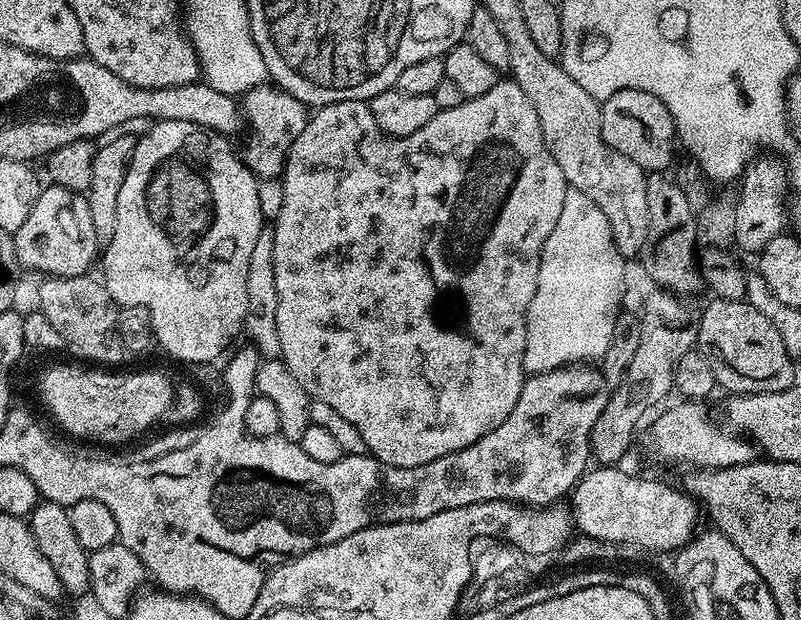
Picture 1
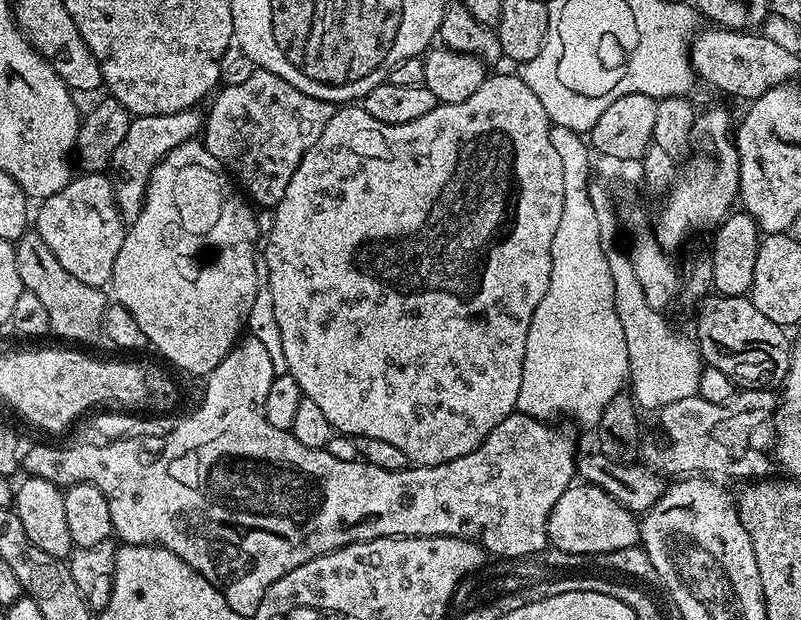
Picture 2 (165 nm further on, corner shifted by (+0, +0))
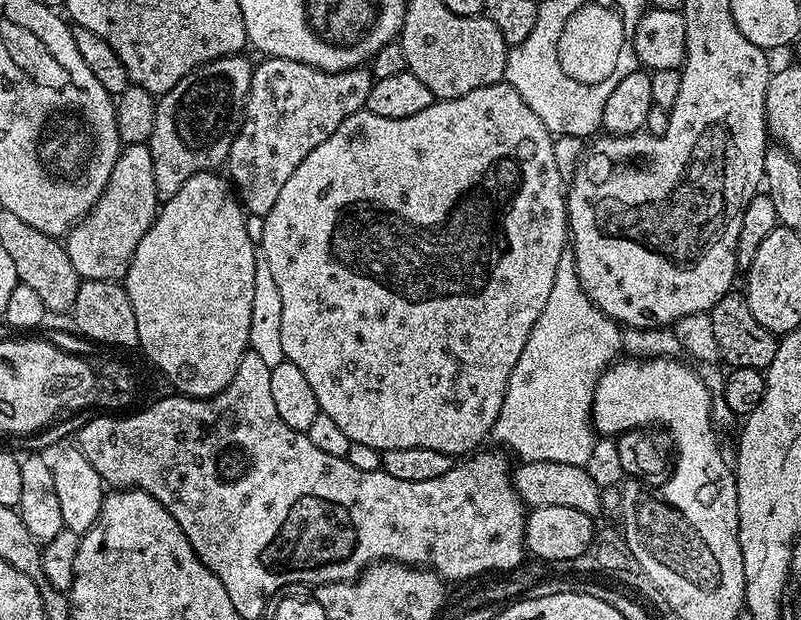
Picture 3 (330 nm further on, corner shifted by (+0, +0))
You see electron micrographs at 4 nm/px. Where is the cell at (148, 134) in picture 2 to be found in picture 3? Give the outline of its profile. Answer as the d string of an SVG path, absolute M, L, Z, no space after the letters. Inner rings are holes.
M237 54L211 60L186 74L157 99L154 130L147 146L154 162L156 194L161 201L178 194L186 178L196 172L219 169L227 161L250 90L254 64L246 57Z

